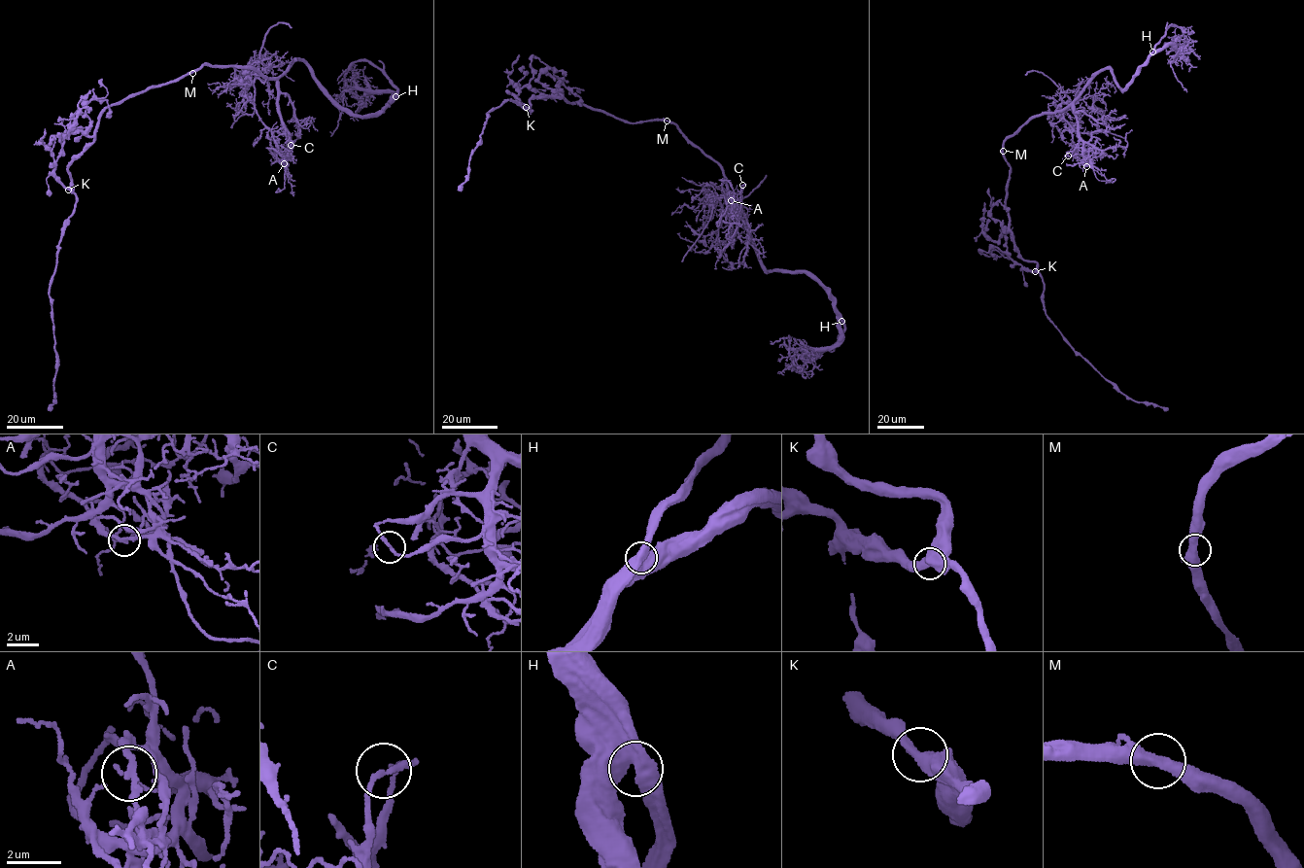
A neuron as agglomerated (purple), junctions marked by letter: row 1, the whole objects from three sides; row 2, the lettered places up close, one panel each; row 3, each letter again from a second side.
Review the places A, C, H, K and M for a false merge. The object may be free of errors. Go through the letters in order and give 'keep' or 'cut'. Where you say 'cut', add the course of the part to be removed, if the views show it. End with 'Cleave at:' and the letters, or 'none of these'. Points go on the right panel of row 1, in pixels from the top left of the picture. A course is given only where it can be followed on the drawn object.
A: cut; foreign part runs (1086, 166), (1075, 156), (1073, 127), (1063, 111), (1089, 96), (1099, 97), (1106, 109), (1098, 112), (1097, 128)
C: keep
H: keep
K: keep
M: keep
Cleave at: A

